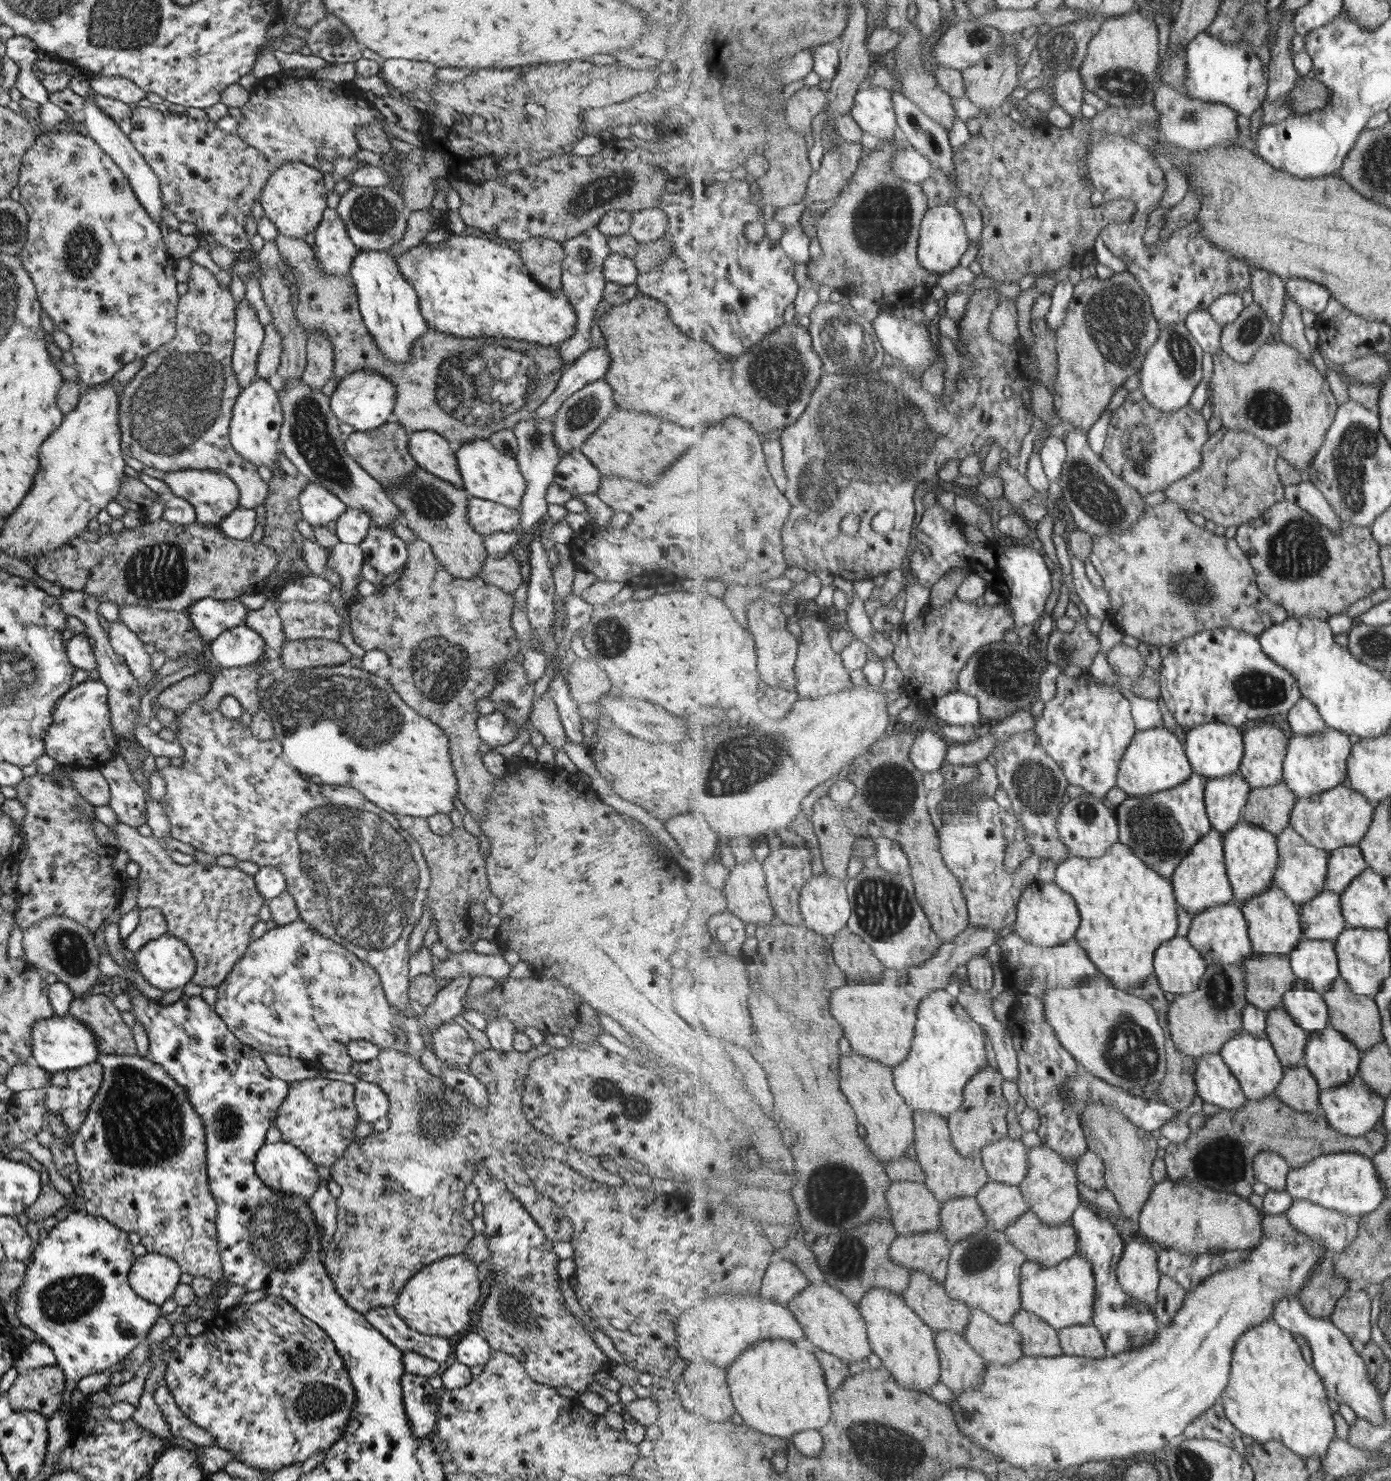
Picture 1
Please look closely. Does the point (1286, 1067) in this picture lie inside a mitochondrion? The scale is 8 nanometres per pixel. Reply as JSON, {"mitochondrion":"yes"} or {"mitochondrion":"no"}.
{"mitochondrion":"no"}

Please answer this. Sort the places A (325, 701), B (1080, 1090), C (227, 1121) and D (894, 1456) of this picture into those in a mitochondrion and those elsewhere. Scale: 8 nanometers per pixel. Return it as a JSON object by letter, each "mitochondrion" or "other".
{"A":"mitochondrion","B":"mitochondrion","C":"mitochondrion","D":"mitochondrion"}

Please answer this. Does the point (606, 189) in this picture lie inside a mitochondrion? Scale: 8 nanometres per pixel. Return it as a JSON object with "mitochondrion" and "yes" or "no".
{"mitochondrion":"yes"}

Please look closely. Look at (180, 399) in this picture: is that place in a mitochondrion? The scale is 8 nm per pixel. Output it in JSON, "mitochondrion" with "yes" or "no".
{"mitochondrion":"yes"}

